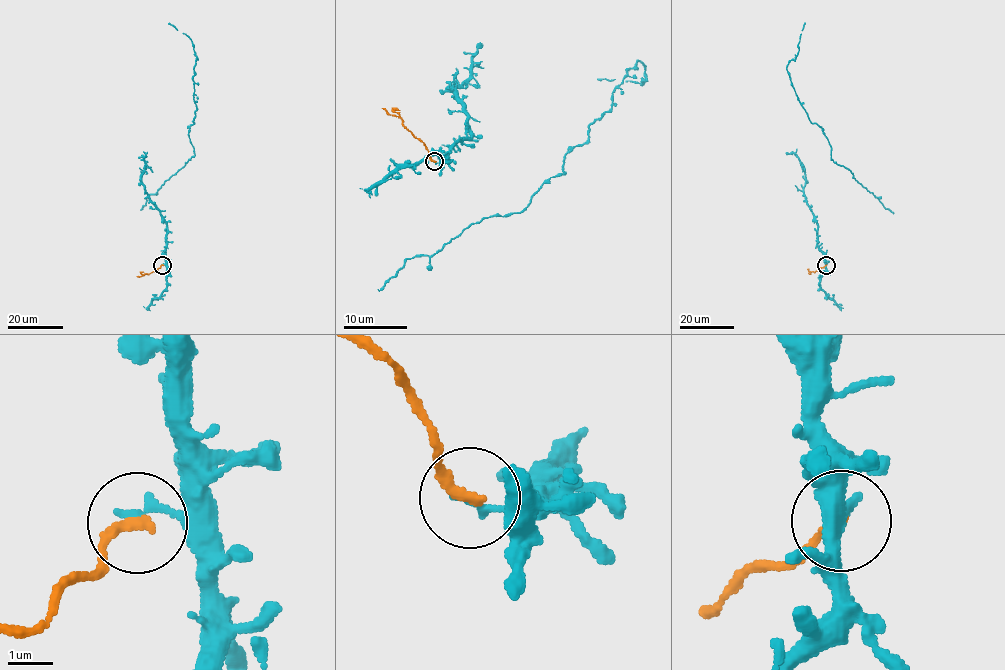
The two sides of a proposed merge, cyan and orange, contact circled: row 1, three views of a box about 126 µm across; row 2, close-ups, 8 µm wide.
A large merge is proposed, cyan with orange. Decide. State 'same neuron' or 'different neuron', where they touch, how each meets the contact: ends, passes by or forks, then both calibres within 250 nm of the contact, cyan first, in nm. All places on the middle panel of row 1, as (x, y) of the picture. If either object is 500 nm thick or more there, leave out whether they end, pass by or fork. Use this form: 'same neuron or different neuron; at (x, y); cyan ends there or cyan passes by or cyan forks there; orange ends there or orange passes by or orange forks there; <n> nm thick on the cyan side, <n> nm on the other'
different neuron; at (434, 161); cyan ends there; orange ends there; 190 nm thick on the cyan side, 240 nm on the other

